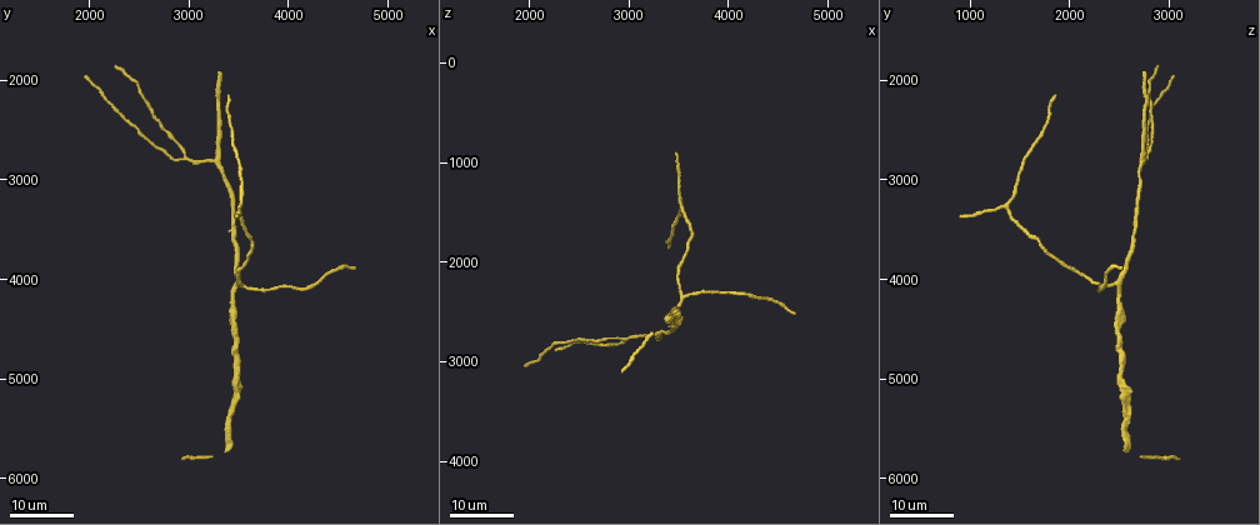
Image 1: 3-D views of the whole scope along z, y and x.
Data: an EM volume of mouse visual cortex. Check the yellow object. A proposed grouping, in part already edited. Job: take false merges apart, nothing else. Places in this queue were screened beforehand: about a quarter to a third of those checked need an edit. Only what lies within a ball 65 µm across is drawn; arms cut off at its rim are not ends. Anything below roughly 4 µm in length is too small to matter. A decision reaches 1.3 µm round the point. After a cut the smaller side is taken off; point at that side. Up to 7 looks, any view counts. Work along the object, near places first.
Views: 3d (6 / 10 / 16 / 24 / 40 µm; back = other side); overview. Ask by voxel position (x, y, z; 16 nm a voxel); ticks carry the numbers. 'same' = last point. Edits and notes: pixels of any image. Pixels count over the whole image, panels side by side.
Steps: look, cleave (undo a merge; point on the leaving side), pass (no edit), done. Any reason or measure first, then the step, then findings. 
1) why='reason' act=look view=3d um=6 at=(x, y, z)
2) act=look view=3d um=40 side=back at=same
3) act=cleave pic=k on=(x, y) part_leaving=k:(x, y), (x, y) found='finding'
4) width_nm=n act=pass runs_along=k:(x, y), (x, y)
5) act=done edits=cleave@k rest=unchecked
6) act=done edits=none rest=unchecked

act=look view=3d um=16 at=(3540, 3260, 1360)

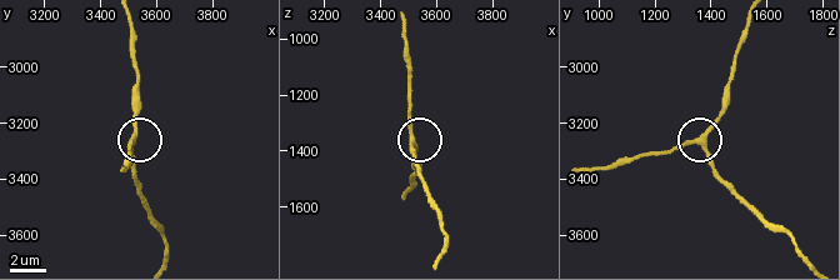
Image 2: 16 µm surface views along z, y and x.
act=look view=3d um=10 at=(3520, 3270, 1360)

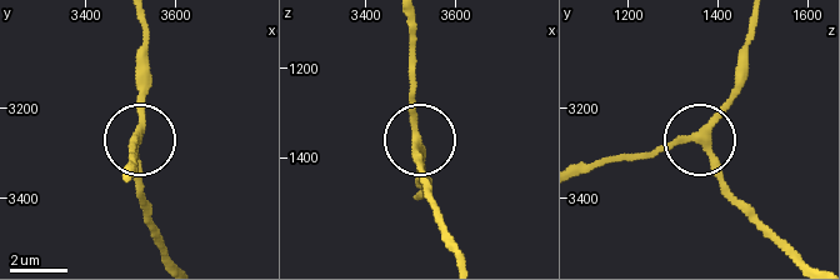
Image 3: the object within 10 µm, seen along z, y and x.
act=pass runs_along=3:(458, 245), (418, 153), (415, 46) found='continuous, no second cell'

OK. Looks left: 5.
why='three-way junction' act=look view=3d um=24 at=(2980, 2780, 2780)

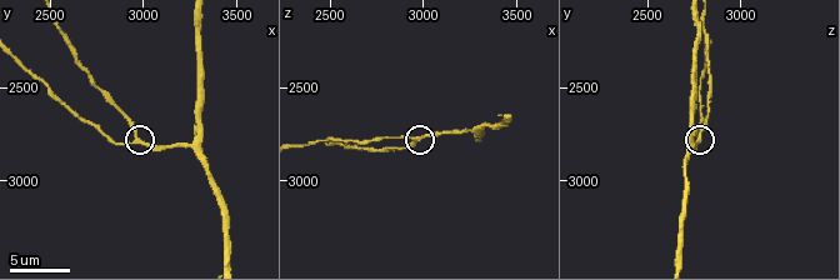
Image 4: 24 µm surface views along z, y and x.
act=look view=3d um=10 at=(2960, 2800, 2780)

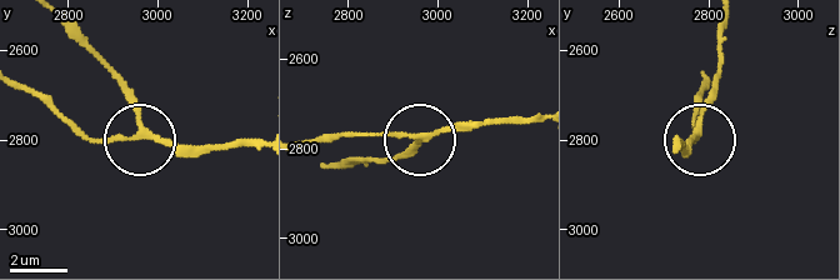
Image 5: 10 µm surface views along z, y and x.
why='from behind' act=look view=3d um=10 side=back at=(2960, 2785, 2775)

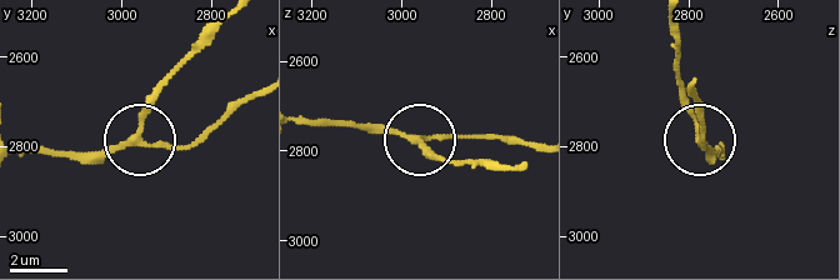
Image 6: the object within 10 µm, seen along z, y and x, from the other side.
act=pass runs_along=6:(303, 120), (388, 128), (443, 161) found='continuous, no second cell'

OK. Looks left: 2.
why='a fork' act=look view=3d um=10 at=(3260, 2800, 2720)

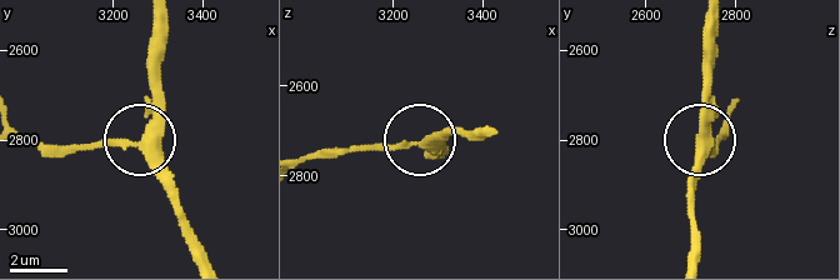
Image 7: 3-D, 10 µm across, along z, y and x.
arms=3 act=pass runs_along=7:(201, 255), (170, 169), (146, 140), (151, 43) found='all the same cell'

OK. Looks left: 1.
act=done edits=none rest=unchecked

